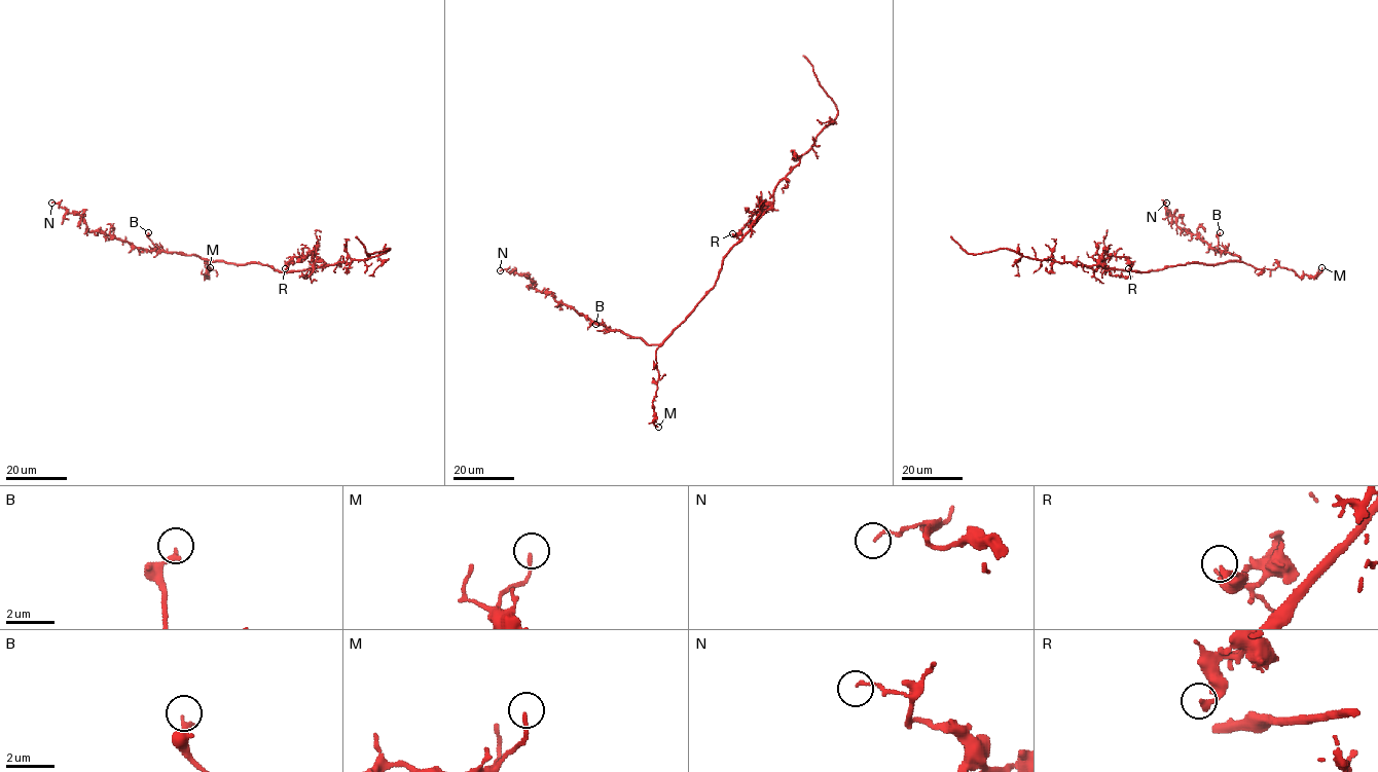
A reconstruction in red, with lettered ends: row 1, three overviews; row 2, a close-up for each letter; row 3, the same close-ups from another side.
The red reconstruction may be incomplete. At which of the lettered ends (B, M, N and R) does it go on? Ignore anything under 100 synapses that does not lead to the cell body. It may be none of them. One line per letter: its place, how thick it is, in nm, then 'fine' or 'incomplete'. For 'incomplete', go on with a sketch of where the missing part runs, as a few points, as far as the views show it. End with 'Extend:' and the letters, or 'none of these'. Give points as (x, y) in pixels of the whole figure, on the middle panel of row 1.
B: (595, 324) | 240 nm | fine
M: (658, 427) | 120 nm | fine
N: (500, 270) | 110 nm | fine
R: (732, 233) | 260 nm | fine
Extend: none of these

